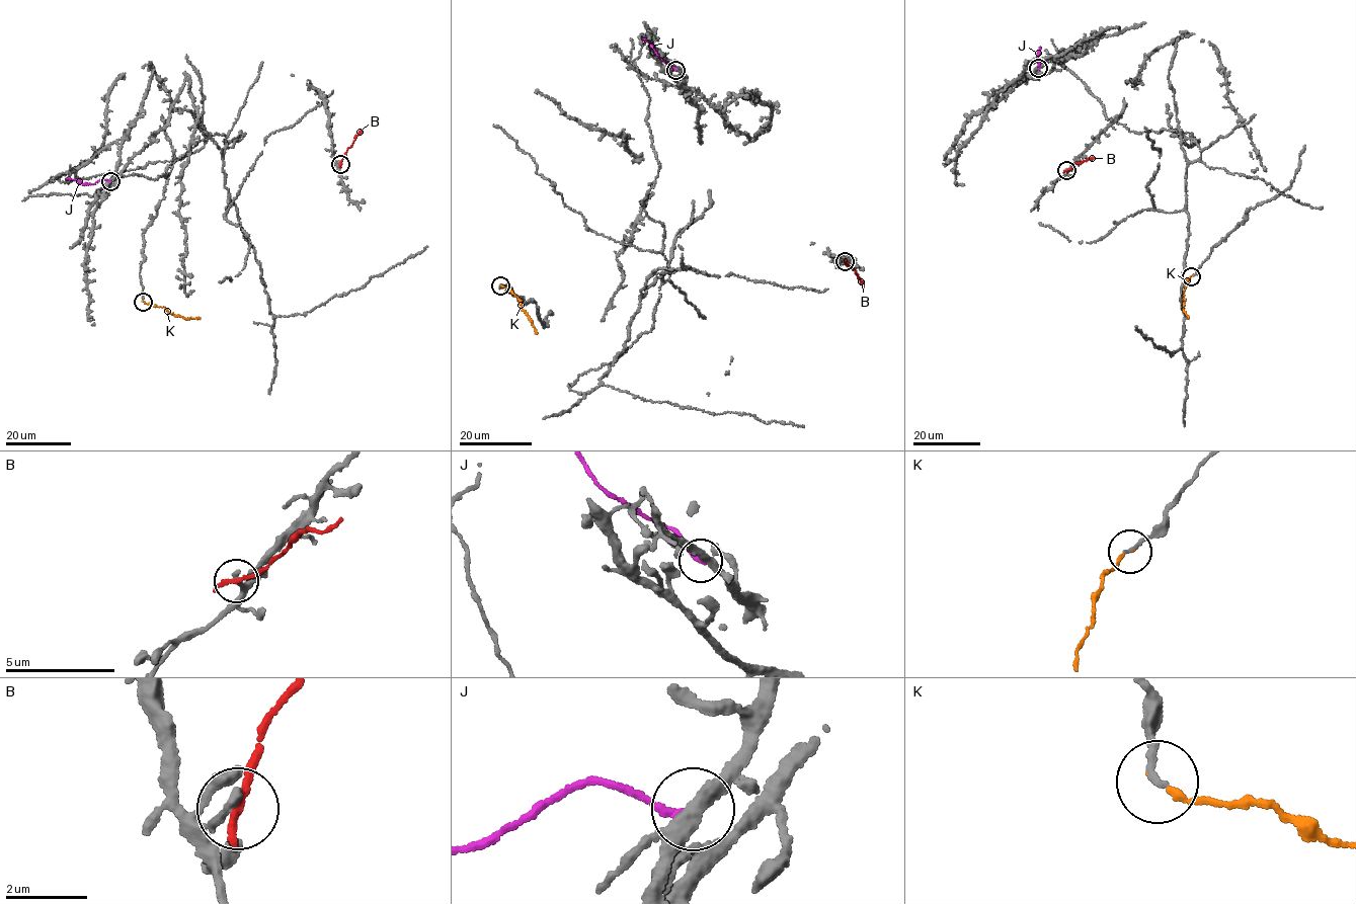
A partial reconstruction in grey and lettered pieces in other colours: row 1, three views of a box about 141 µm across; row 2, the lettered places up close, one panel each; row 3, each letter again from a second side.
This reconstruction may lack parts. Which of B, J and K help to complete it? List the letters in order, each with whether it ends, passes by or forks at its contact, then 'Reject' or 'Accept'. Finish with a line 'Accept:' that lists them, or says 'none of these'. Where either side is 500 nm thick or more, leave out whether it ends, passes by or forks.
B: It ends there. Reject
J: It ends there. Reject
K: It ends there. Accept
Accept: K

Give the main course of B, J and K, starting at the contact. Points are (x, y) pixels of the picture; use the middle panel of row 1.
B: (846, 260), (863, 285)
J: (675, 69), (658, 58), (650, 44), (641, 37)
K: (500, 285), (509, 290), (521, 301), (537, 334)

